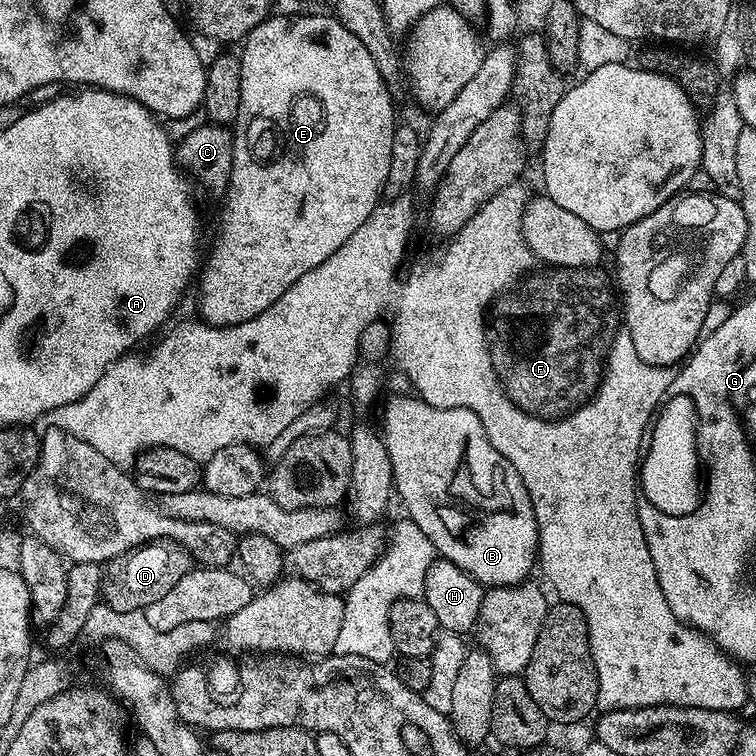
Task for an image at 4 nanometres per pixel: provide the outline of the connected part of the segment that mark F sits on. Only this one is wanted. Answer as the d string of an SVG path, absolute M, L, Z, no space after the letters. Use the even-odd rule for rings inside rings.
M549 267L547 271L545 276L529 275L515 291L501 295L491 305L486 316L486 335L490 362L504 393L523 412L541 416L543 420L554 420L588 403L596 393L606 367L610 333L617 327L618 316L612 313L613 285L610 280L608 285L599 267Z

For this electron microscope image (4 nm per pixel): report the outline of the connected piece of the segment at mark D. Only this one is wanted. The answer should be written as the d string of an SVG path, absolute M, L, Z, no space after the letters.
M153 540L150 544L142 544L138 548L132 548L129 552L122 553L109 560L104 568L104 577L100 583L100 594L103 603L108 604L119 612L139 612L150 602L158 602L187 572L191 572L194 561L191 554L182 546L178 546L173 540Z

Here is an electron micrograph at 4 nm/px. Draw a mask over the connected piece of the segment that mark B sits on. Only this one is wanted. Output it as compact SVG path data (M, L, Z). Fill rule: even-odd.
M415 395L392 396L384 404L382 435L392 467L395 495L404 503L407 519L413 520L430 538L443 559L454 562L482 586L501 588L523 584L534 572L538 560L540 535L534 518L530 494L514 466L490 442L474 410L432 408Z

